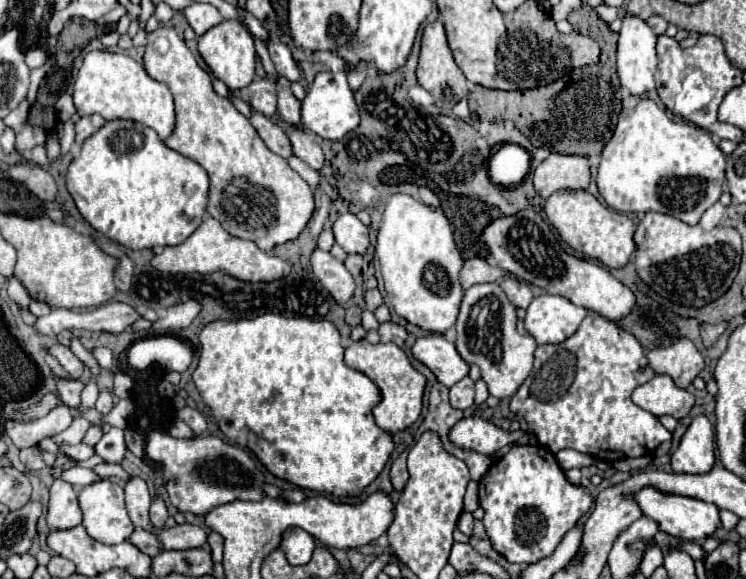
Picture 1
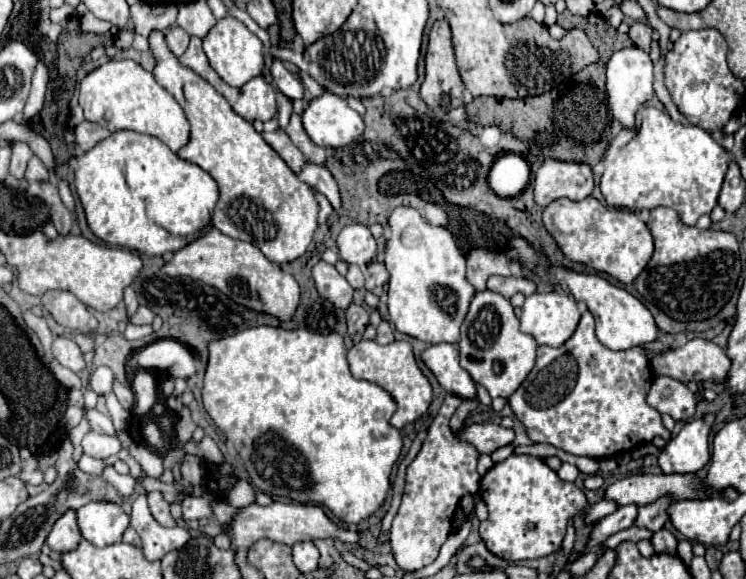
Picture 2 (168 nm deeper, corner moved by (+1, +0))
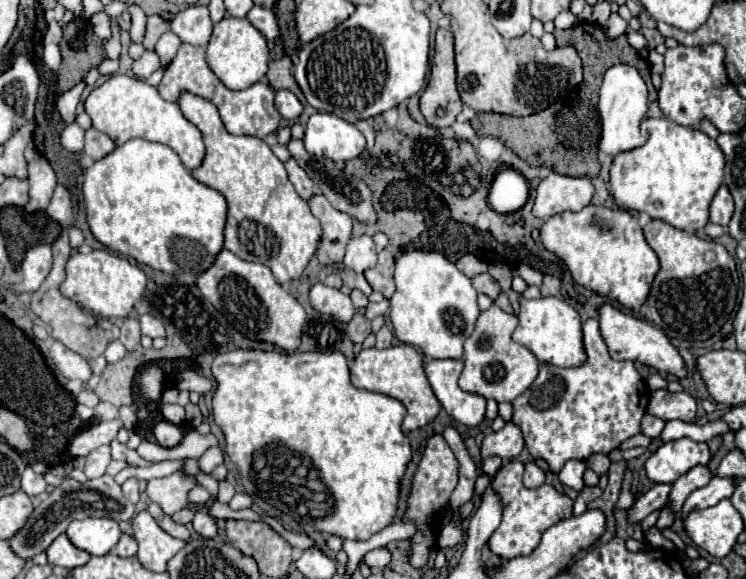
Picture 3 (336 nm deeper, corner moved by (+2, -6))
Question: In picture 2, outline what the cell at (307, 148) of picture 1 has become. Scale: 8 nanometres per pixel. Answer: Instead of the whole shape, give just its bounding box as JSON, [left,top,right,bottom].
[299,163,341,209]

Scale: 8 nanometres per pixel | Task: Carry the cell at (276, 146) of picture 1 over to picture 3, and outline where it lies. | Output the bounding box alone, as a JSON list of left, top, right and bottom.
[286,159,314,201]

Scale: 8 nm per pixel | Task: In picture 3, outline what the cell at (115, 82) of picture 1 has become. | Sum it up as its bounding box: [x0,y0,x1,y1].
[84,75,204,171]

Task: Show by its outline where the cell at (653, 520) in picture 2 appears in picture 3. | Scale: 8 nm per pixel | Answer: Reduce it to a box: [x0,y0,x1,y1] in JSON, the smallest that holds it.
[670,465,712,513]

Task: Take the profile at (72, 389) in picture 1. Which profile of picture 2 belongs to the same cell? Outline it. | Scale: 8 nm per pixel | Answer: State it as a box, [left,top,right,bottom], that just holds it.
[85,409,115,435]

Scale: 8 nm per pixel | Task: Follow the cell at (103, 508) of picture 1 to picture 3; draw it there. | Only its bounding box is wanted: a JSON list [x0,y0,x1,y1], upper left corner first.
[66,519,120,555]

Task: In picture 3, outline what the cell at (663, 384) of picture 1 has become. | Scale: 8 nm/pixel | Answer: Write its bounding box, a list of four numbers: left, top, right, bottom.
[647,389,696,421]

